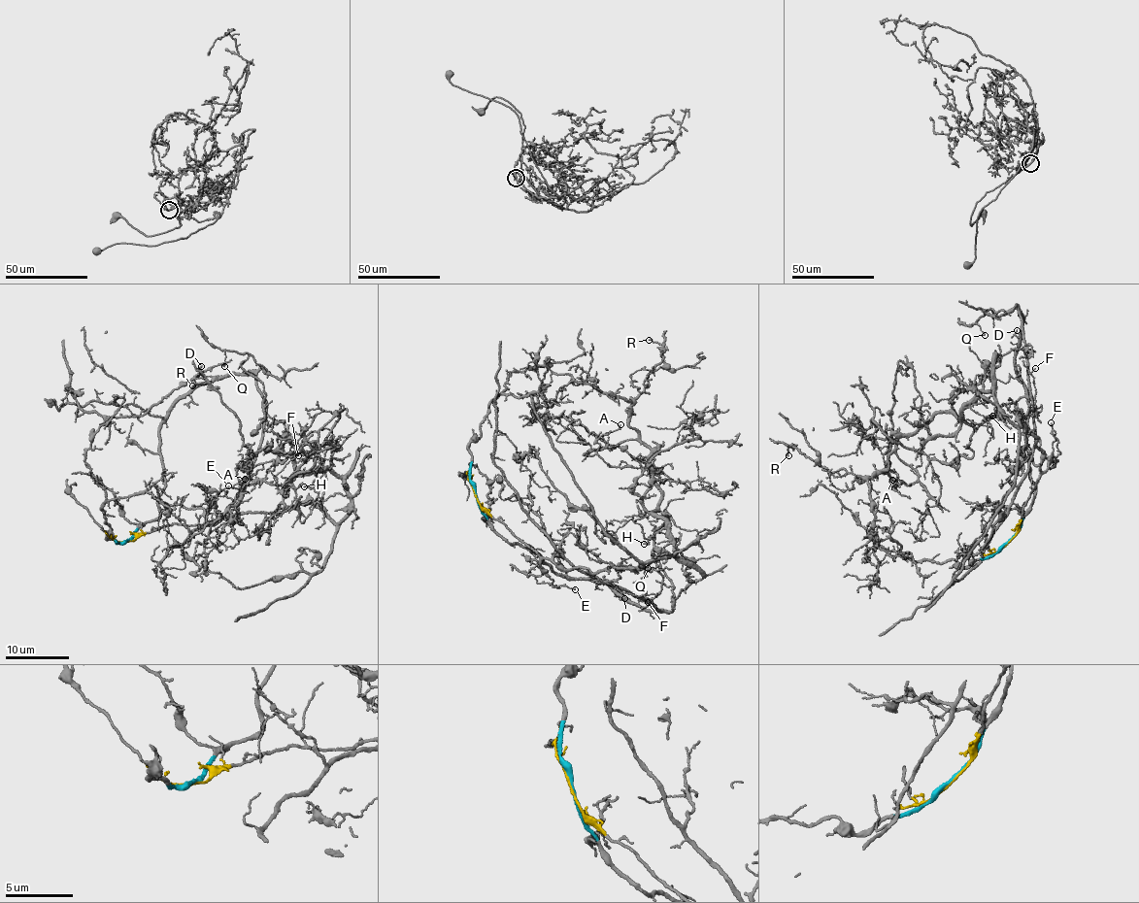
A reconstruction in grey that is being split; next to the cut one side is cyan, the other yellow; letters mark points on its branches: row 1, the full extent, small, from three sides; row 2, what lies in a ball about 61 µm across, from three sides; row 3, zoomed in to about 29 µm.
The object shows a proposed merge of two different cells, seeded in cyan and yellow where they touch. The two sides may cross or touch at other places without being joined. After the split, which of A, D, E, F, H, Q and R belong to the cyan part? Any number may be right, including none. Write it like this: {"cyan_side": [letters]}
{"cyan_side": ["D", "Q"]}

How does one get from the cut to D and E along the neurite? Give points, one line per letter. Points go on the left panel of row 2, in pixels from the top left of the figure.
D: (125, 542), (159, 516), (158, 495), (164, 485), (159, 423), (187, 391), (212, 379), (199, 374), (202, 366)
E: (125, 542), (160, 526), (204, 523), (205, 510), (192, 507), (218, 495), (228, 485)

